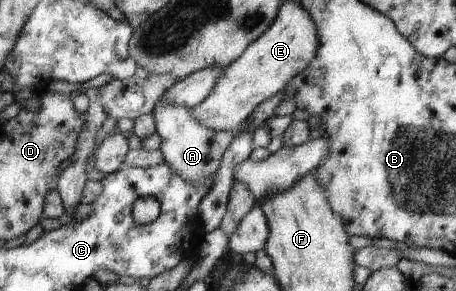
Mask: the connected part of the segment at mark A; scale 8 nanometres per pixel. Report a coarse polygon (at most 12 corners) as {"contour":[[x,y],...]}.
{"contour":[[266,99],[240,126],[213,131],[191,109],[152,114],[165,163],[190,182],[212,177],[241,130],[256,131],[283,100]]}

